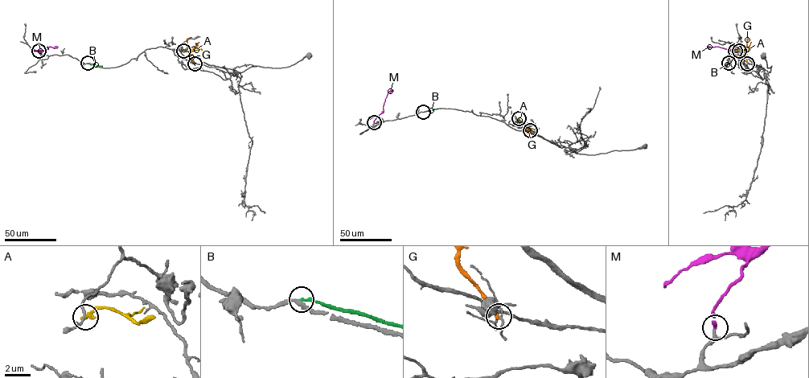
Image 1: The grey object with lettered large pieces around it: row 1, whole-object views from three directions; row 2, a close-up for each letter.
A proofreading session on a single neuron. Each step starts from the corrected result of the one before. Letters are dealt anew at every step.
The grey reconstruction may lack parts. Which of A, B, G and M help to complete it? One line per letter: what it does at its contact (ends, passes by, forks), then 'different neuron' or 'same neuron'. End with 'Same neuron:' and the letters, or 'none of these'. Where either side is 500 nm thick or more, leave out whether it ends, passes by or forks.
A: it ends; different neuron
B: it ends; different neuron
G: it ends; different neuron
M: it ends; same neuron
Same neuron: M

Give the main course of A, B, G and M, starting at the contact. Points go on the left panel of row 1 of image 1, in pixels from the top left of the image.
A: (183, 51), (201, 49), (203, 52)
B: (88, 63), (102, 66)
G: (195, 63), (186, 45), (186, 39), (191, 37)
M: (39, 51), (50, 47), (55, 47), (54, 46)

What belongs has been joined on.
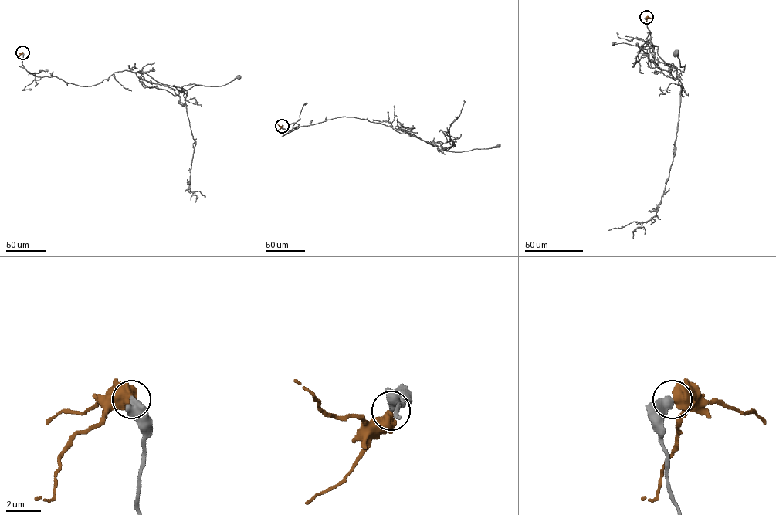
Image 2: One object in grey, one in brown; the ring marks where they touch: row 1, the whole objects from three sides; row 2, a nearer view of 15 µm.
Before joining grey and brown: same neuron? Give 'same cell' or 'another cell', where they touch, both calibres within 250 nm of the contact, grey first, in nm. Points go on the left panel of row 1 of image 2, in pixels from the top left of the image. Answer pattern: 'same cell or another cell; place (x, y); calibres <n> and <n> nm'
same cell; place (22, 52); calibres 550 and 700 nm

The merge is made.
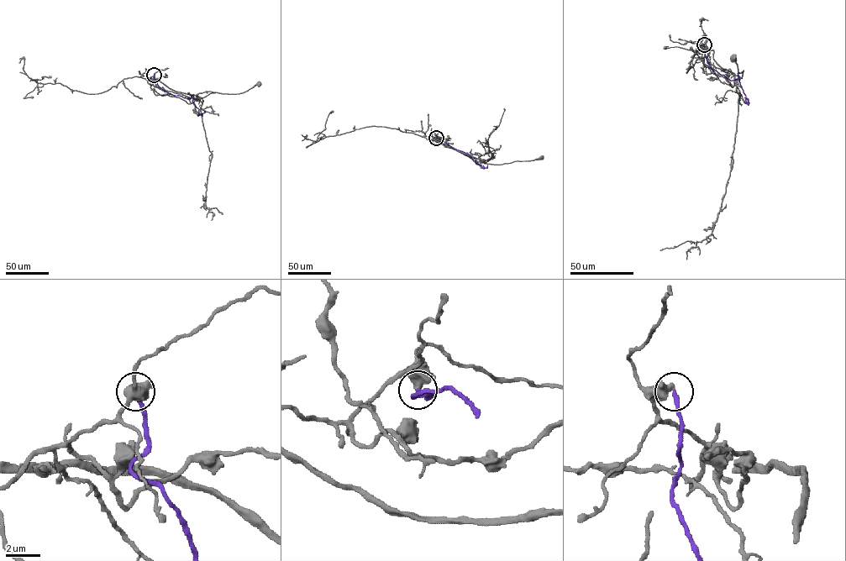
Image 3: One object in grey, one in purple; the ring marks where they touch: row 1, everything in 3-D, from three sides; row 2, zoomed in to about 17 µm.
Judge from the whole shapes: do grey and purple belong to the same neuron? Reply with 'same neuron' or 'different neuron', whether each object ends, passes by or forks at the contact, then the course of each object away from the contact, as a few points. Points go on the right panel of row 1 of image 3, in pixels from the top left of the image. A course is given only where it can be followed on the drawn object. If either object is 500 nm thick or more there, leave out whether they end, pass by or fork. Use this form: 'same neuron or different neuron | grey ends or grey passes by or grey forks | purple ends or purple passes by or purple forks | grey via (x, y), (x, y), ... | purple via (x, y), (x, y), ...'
different neuron | grey via (704, 44), (735, 81), (743, 70), (738, 73), (733, 57) | purple via (704, 44), (706, 62), (713, 69), (731, 81), (735, 81), (738, 73), (745, 101), (748, 102), (744, 97)

